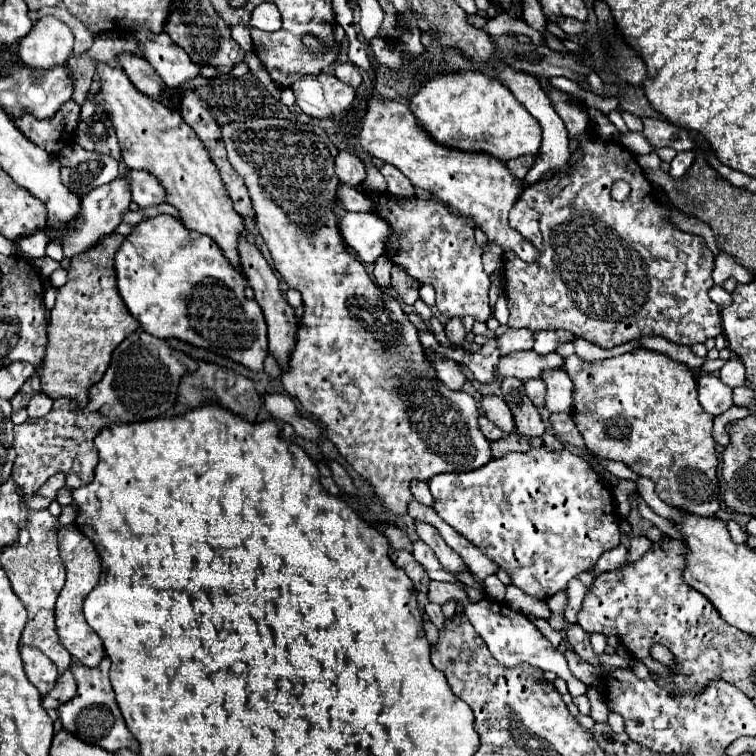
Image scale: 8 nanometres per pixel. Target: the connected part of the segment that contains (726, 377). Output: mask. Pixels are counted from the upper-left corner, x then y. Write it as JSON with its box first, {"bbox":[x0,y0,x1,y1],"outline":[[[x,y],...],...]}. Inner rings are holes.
{"bbox":[719,357,745,389],"outline":[[[731,357],[723,367],[721,367],[721,377],[719,377],[725,385],[729,385],[731,389],[737,385],[745,383],[745,369],[743,363],[739,361],[739,357]]]}

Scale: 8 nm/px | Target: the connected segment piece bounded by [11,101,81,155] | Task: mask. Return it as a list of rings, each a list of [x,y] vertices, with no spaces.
[[[67,101],[51,119],[37,119],[31,113],[23,113],[19,117],[11,117],[11,121],[31,143],[57,155],[61,149],[73,143],[73,133],[81,121],[79,113],[81,105]]]

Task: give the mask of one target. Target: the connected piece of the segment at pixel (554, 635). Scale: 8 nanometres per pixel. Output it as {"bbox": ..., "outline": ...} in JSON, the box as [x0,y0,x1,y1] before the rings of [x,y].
{"bbox":[527,615,565,643],"outline":[[[527,615],[527,619],[529,619],[529,621],[531,621],[531,623],[533,623],[533,625],[535,625],[535,627],[537,627],[537,629],[539,629],[539,631],[541,631],[549,641],[551,641],[551,643],[553,643],[553,639],[565,639],[563,633],[555,631],[555,629],[545,621],[545,619],[535,619],[533,615]]]}

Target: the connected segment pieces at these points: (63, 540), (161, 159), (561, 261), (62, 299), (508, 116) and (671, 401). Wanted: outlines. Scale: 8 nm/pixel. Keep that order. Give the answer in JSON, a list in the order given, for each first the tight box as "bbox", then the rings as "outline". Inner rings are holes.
[{"bbox":[55,525,105,667],"outline":[[[73,525],[61,527],[57,533],[59,533],[61,559],[63,559],[65,567],[67,567],[67,581],[65,581],[65,587],[59,593],[57,607],[55,607],[57,633],[61,637],[63,647],[75,659],[79,659],[87,667],[95,667],[105,657],[105,649],[103,649],[103,643],[101,643],[99,635],[87,625],[87,621],[83,617],[83,599],[99,583],[99,577],[101,577],[101,557],[99,557],[99,551],[95,549],[95,543],[87,535],[83,535],[79,529],[75,529]]]},{"bbox":[95,63,255,271],"outline":[[[97,63],[97,75],[101,77],[101,91],[95,95],[95,103],[109,109],[121,147],[121,161],[129,169],[143,169],[155,175],[165,189],[165,203],[179,211],[177,219],[187,229],[209,235],[219,245],[227,261],[241,271],[237,243],[241,239],[255,243],[255,237],[245,229],[243,217],[233,209],[233,201],[227,195],[225,185],[219,181],[219,173],[215,173],[215,165],[211,165],[207,149],[203,149],[203,143],[195,137],[195,131],[177,111],[139,93],[123,69]]]},{"bbox":[501,87,723,349],"outline":[[[543,87],[547,97],[551,99],[551,105],[553,109],[557,111],[557,115],[563,119],[565,127],[567,127],[567,133],[569,133],[569,139],[577,139],[579,141],[579,151],[583,153],[583,157],[573,163],[569,167],[567,173],[561,173],[561,175],[555,175],[555,179],[545,179],[545,181],[539,181],[539,183],[533,183],[529,185],[521,197],[517,199],[517,203],[513,205],[511,213],[509,213],[509,227],[519,231],[527,241],[531,241],[537,251],[539,251],[539,257],[533,261],[533,263],[525,263],[521,261],[513,251],[505,251],[503,253],[503,269],[501,269],[501,275],[503,275],[503,291],[507,295],[507,307],[509,307],[509,327],[511,329],[531,329],[531,331],[545,331],[545,329],[567,329],[571,331],[575,337],[583,337],[603,349],[611,349],[611,347],[617,347],[617,345],[623,345],[627,341],[633,341],[633,339],[639,339],[641,335],[643,337],[649,337],[649,335],[657,335],[657,337],[665,337],[667,341],[675,343],[675,345],[695,345],[695,343],[705,343],[709,337],[717,337],[721,331],[723,331],[723,325],[721,325],[721,315],[719,315],[719,305],[715,305],[711,299],[709,299],[709,289],[713,287],[713,279],[711,279],[711,271],[713,271],[713,255],[711,251],[705,247],[703,239],[697,237],[697,235],[691,235],[691,233],[683,233],[679,229],[675,229],[669,221],[667,221],[667,209],[663,205],[659,205],[655,199],[653,199],[653,191],[651,191],[651,183],[645,179],[635,155],[631,155],[621,143],[617,141],[603,141],[595,131],[593,127],[589,125],[591,119],[585,111],[585,105],[571,93],[565,93],[561,89],[555,89],[555,87]],[[617,179],[625,179],[629,185],[631,185],[631,193],[625,201],[615,201],[609,191],[613,187],[613,183]]]},{"bbox":[41,233,139,405],"outline":[[[113,233],[111,237],[105,237],[95,245],[95,249],[89,249],[87,253],[75,255],[71,259],[71,267],[67,273],[67,283],[57,293],[57,305],[51,311],[51,325],[49,325],[49,343],[47,353],[41,363],[41,391],[49,395],[51,399],[59,397],[71,397],[77,399],[81,405],[87,405],[89,399],[89,387],[95,385],[105,369],[111,363],[111,353],[115,347],[133,331],[139,329],[139,321],[131,317],[129,309],[125,307],[123,299],[119,297],[117,289],[117,275],[115,275],[115,251],[123,243],[123,235]]]},{"bbox":[409,73,541,163],"outline":[[[455,73],[455,77],[435,77],[435,81],[427,81],[427,85],[423,85],[423,89],[419,89],[415,97],[411,97],[409,111],[435,143],[443,147],[447,145],[449,149],[467,153],[487,153],[505,163],[521,155],[533,155],[541,147],[539,123],[527,113],[527,109],[513,97],[513,93],[501,81],[483,73]]]},{"bbox":[565,349,719,517],"outline":[[[635,349],[631,353],[585,363],[577,355],[565,359],[565,371],[573,379],[573,421],[585,439],[589,453],[625,463],[637,475],[655,481],[655,493],[667,503],[687,513],[713,517],[719,511],[717,453],[713,439],[713,417],[697,401],[697,383],[687,365],[669,359],[663,353]]]}]

